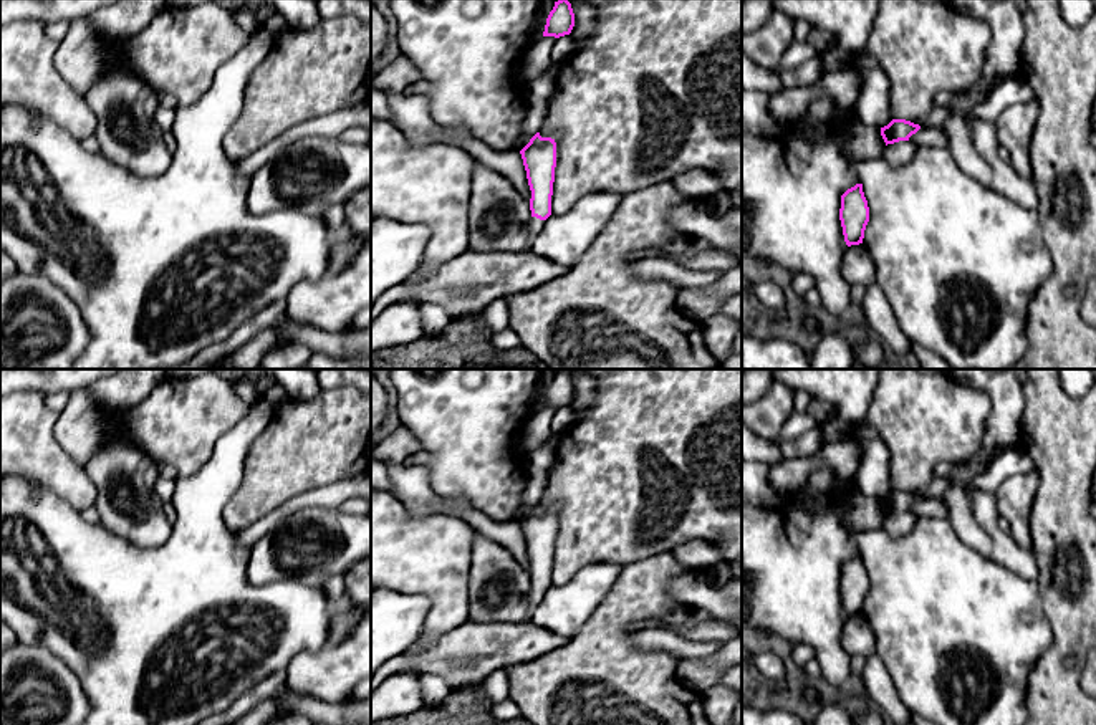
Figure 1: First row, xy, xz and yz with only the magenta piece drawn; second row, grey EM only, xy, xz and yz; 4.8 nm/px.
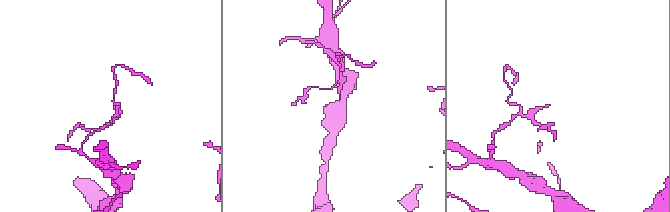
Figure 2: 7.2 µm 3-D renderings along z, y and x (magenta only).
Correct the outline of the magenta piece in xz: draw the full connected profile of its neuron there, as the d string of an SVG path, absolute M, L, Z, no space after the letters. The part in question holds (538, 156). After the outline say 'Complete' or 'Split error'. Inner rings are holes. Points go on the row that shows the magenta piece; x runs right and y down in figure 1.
M536 132L520 151L531 190L528 223L530 243L536 240L551 215L551 195L556 167L556 142L551 137L541 137Z. Split error

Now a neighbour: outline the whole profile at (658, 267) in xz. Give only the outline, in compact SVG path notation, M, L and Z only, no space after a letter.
M659 253L654 257L634 260L631 268L634 275L642 280L662 280L674 283L679 290L687 290L704 281L717 281L722 275L720 271L697 271L685 268L675 260Z

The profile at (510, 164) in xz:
M437 137L437 141L467 151L475 161L482 162L487 169L505 175L510 184L522 194L522 197L530 202L531 190L528 185L526 170L520 151L512 149L498 152L473 137Z

